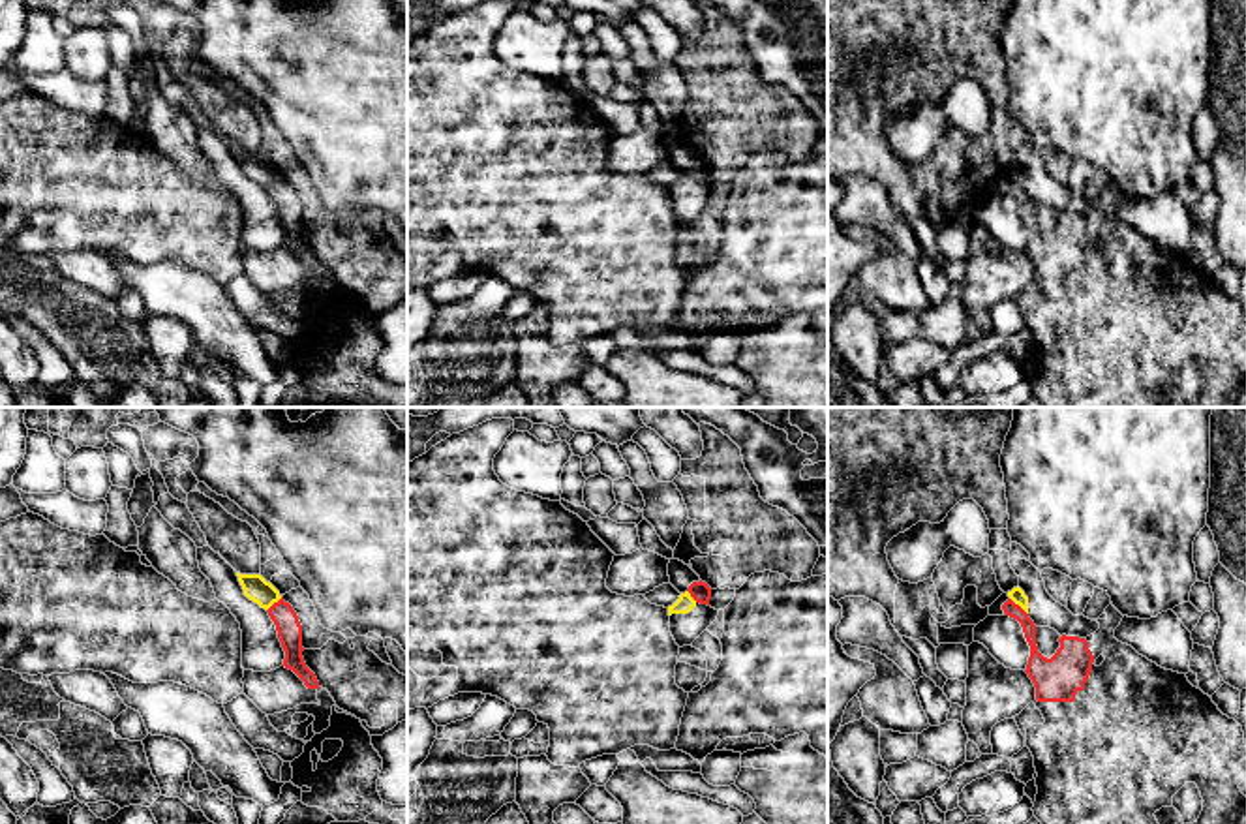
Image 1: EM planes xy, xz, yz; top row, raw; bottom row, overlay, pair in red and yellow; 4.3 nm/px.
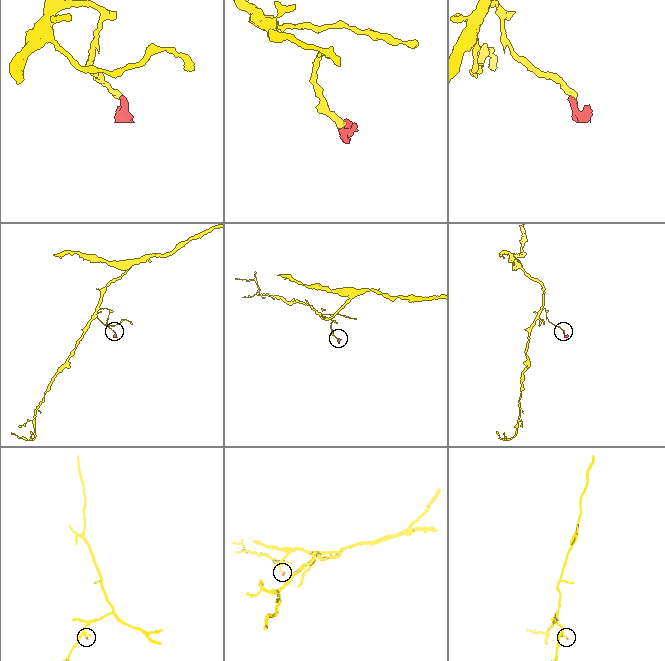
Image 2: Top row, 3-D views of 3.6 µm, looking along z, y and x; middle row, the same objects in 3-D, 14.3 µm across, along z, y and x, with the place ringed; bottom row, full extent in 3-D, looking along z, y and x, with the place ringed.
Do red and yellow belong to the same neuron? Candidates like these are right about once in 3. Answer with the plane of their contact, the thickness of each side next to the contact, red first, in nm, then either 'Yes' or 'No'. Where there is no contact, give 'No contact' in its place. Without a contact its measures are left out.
Touches red in yz. Thickness 80 nm (red) against 70 nm. No

